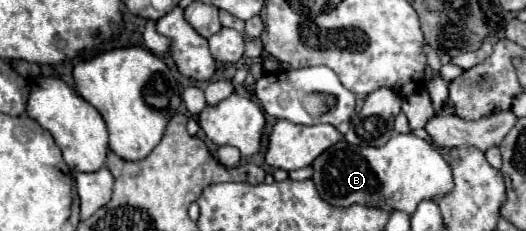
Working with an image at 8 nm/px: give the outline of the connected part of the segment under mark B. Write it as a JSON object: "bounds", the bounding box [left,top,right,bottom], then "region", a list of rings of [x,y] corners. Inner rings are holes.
{"bounds":[312,134,452,214],"region":[[[394,134],[384,146],[352,146],[344,138],[324,150],[312,162],[312,182],[330,206],[374,206],[412,214],[422,200],[432,200],[452,188],[452,170],[442,154],[426,140],[408,134]]]}

